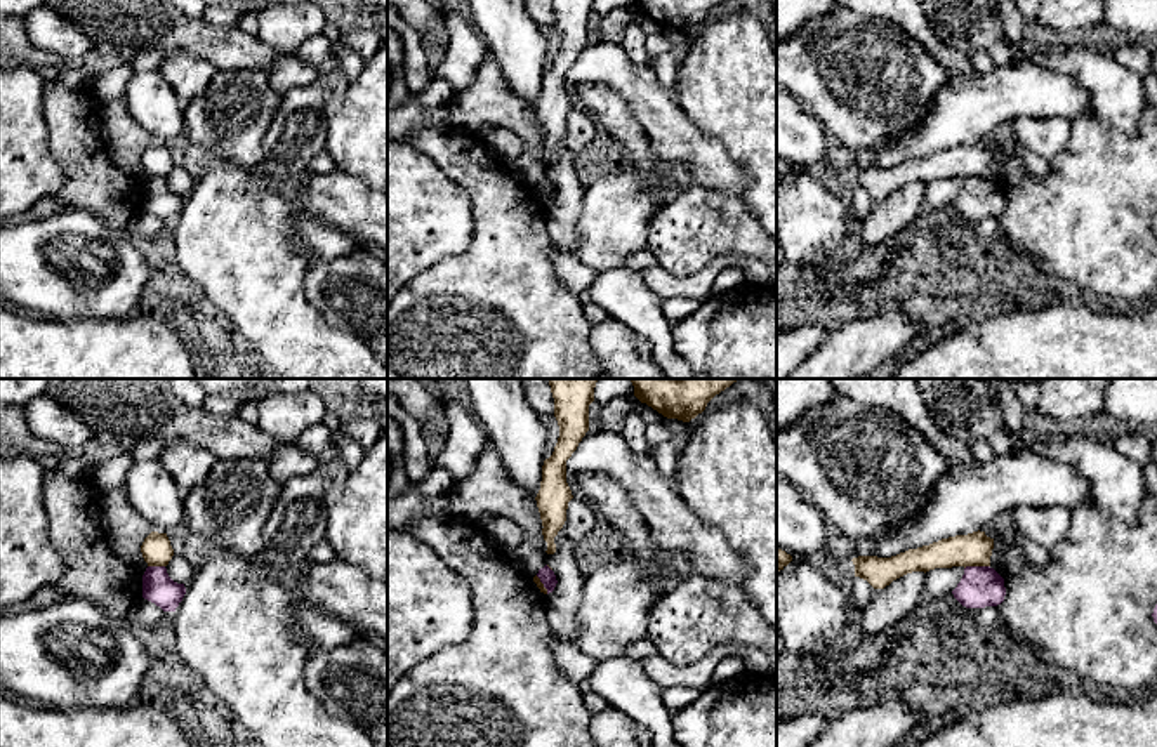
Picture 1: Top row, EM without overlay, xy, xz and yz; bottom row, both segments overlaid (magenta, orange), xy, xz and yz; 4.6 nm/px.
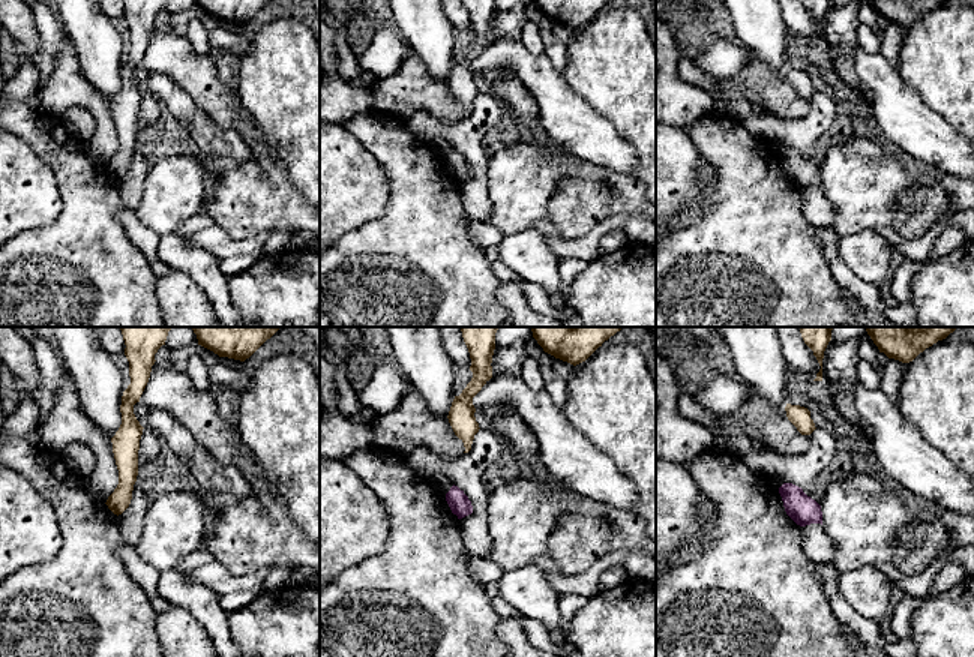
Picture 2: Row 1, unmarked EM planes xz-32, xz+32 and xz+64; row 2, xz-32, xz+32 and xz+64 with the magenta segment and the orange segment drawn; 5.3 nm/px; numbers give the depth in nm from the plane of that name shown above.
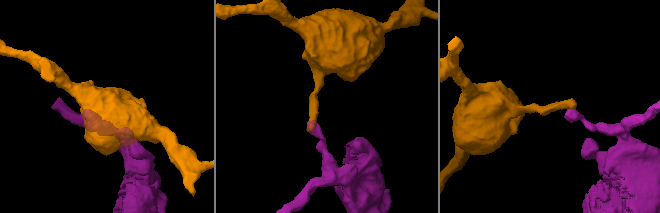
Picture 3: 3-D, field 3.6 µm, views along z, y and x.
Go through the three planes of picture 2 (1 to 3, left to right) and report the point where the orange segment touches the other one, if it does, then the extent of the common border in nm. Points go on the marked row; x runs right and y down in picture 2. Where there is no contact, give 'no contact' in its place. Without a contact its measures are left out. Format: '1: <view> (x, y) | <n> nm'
1: no contact
2: no contact
3: no contact

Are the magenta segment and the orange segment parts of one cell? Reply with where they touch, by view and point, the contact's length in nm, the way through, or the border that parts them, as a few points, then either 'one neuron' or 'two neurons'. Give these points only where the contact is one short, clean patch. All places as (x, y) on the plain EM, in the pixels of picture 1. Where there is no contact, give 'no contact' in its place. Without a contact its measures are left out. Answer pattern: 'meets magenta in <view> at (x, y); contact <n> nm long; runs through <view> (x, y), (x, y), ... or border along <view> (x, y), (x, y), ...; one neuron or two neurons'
meets magenta in yz at (977, 178); contact 120 nm long; border along yz (989, 176), (968, 176), (965, 179); two neurons

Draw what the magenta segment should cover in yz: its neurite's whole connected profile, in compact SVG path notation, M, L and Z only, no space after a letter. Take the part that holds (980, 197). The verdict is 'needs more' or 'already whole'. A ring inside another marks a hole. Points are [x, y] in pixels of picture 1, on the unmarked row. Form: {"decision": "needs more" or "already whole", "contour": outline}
{"decision": "already whole", "contour": "M966 177L954 208L966 219L997 217L1004 212L1004 189L990 177Z"}

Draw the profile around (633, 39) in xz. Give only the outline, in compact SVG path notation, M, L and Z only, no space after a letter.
M631 21L622 33L620 45L636 64L650 63L645 38L646 35L641 30L639 21Z

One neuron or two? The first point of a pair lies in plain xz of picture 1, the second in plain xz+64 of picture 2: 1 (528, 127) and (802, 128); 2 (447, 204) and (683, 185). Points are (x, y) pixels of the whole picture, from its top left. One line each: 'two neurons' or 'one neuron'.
1: two neurons
2: one neuron

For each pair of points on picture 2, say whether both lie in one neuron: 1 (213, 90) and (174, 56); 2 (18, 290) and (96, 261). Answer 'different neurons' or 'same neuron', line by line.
1: same neuron
2: same neuron

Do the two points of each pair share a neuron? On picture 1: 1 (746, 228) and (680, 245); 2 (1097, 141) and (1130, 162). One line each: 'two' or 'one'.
1: one
2: one

